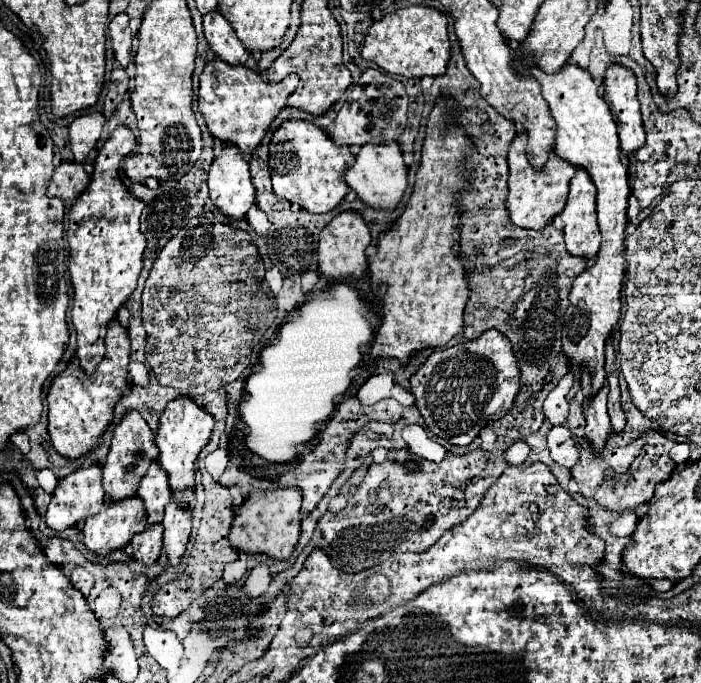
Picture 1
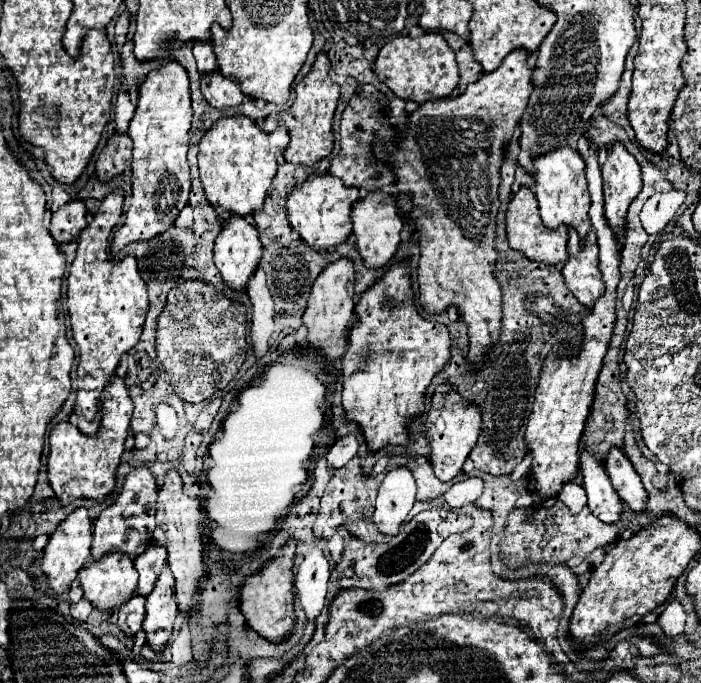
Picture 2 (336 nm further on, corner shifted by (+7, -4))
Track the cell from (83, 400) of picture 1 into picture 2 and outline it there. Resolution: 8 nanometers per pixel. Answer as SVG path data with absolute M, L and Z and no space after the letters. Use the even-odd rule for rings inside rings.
M112 376L110 384L102 392L102 420L96 434L86 436L78 430L76 424L62 420L58 422L50 436L50 456L48 456L48 480L50 486L60 500L60 504L68 504L74 498L92 498L104 500L114 490L116 468L120 464L120 456L124 452L124 440L128 436L130 416L132 416L132 400L128 396L128 386L120 376Z

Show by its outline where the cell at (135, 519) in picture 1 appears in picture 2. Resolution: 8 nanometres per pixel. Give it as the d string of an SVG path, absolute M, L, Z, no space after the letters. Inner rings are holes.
M108 552L100 560L92 560L84 568L80 568L78 580L82 584L86 600L90 600L100 610L114 610L124 604L124 600L128 600L128 596L132 596L132 592L136 590L138 572L134 568L132 558L124 552Z

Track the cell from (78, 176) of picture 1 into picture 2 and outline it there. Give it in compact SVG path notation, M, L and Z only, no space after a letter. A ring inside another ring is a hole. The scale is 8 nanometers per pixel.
M80 198L66 202L56 212L52 212L50 232L58 244L76 240L86 226L86 206Z

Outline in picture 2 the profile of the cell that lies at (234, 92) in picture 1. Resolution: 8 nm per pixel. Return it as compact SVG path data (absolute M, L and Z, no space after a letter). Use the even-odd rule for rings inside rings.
M224 116L208 128L198 144L200 180L212 206L222 206L228 214L252 214L262 208L270 182L278 168L278 154L288 146L286 126L274 132L260 130L248 116Z

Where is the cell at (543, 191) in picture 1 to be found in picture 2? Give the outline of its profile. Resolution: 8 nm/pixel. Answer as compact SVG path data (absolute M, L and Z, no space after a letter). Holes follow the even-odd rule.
M520 186L520 190L516 194L510 194L510 202L508 202L508 210L506 210L506 234L508 234L508 242L514 250L524 252L528 258L532 258L536 262L556 266L558 262L568 260L566 226L560 224L560 228L552 228L552 230L546 228L544 222L540 220L536 198L534 198L532 190L526 186Z

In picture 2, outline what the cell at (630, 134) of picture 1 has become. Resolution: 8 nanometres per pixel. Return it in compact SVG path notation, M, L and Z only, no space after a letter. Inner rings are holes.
M614 142L602 166L602 178L604 178L604 202L606 202L604 214L614 232L618 232L626 224L626 212L630 202L642 188L640 164L624 148L624 144Z

